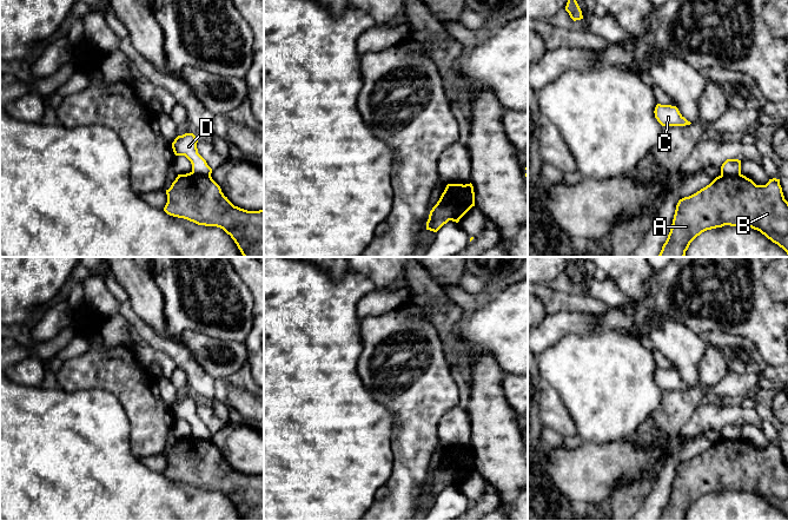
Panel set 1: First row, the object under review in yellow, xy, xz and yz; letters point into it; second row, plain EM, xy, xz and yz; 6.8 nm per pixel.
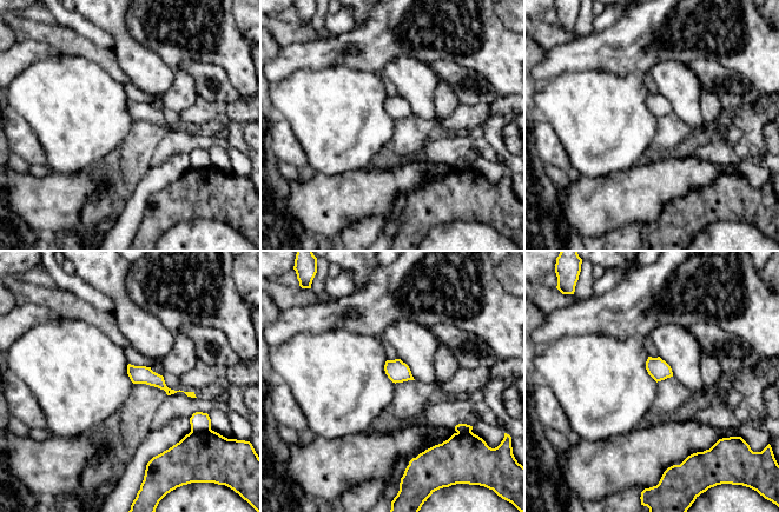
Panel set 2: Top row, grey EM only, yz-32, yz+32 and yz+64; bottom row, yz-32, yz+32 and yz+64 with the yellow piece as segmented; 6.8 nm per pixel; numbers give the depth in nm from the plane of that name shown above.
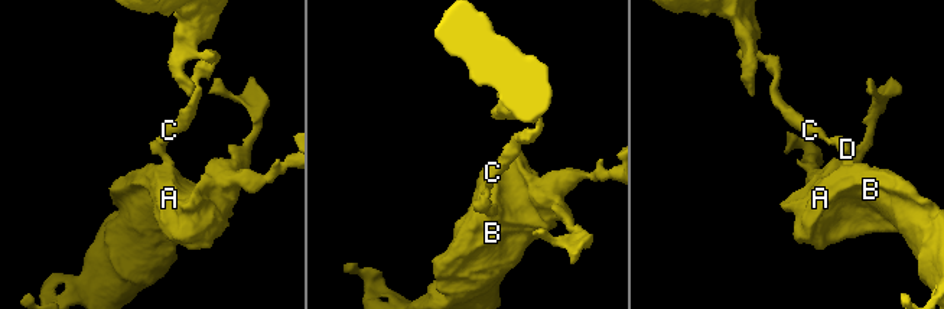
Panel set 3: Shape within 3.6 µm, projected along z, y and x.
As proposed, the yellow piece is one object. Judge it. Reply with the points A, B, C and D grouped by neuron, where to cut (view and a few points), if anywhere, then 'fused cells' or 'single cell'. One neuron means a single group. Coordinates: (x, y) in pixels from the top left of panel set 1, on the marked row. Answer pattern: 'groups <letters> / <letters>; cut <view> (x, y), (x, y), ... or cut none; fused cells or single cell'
groups A B / C D; cut yz (740, 172), (721, 175); fused cells

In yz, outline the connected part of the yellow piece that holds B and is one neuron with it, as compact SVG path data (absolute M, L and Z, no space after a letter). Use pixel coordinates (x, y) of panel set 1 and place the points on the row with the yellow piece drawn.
M741 173L721 174L696 193L680 199L658 257L684 257L697 236L724 225L757 230L788 255L788 202L780 179L756 185Z

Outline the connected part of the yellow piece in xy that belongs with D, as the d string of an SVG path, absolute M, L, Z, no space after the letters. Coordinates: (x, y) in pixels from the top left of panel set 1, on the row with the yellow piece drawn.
M193 133L178 136L172 143L176 156L185 156L192 164L192 172L200 176L211 176L212 169L206 160L198 153L197 138Z

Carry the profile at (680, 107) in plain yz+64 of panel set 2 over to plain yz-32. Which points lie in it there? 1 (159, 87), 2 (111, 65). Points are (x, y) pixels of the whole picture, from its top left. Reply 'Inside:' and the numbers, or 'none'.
Inside: 1

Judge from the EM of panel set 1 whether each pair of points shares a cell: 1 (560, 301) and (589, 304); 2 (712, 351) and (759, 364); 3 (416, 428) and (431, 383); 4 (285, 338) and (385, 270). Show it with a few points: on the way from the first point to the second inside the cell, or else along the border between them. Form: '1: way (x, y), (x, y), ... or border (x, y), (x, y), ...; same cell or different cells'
1: way (567, 301), (582, 304); same cell
2: border (707, 344), (713, 344), (721, 353), (728, 370); different cells
3: way (416, 417), (417, 397), (421, 394); same cell
4: border (351, 270), (366, 276), (377, 288); different cells

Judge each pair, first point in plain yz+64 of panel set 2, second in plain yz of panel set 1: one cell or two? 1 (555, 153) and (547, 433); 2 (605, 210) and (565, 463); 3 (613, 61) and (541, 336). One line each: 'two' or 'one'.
1: two
2: one
3: one

